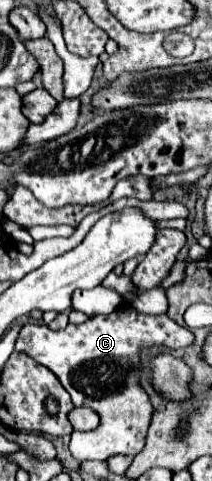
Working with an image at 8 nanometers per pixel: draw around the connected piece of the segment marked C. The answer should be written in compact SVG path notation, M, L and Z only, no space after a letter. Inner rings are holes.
M122 304L108 316L94 316L84 324L68 324L60 332L52 332L44 324L30 322L22 326L16 338L16 352L32 356L42 366L50 368L62 386L72 396L74 406L86 406L98 412L100 426L92 432L72 432L69 451L82 460L106 460L114 454L138 454L144 448L148 426L152 420L152 402L148 392L140 386L142 350L156 348L184 348L194 342L194 334L178 326L166 314L146 316Z

